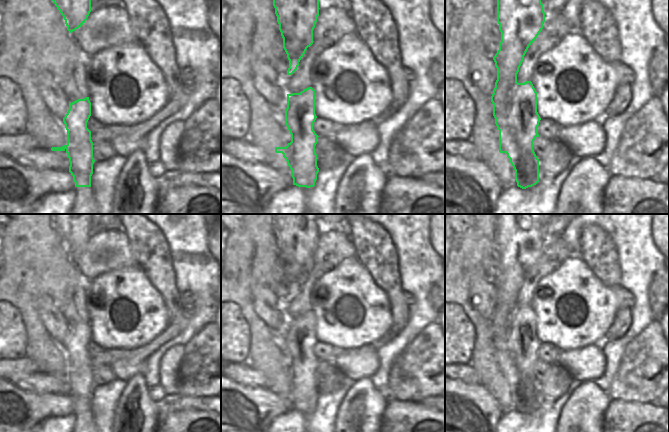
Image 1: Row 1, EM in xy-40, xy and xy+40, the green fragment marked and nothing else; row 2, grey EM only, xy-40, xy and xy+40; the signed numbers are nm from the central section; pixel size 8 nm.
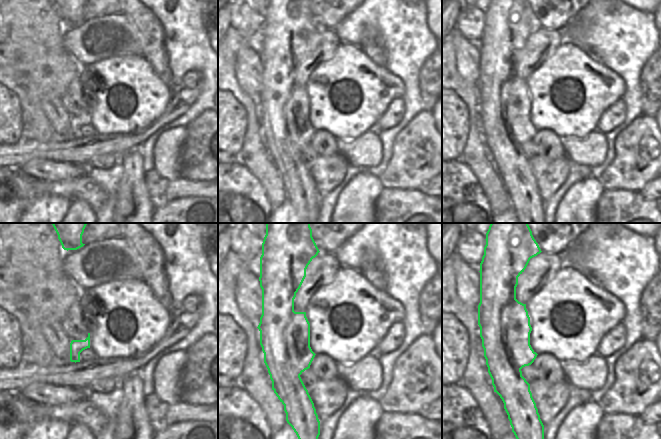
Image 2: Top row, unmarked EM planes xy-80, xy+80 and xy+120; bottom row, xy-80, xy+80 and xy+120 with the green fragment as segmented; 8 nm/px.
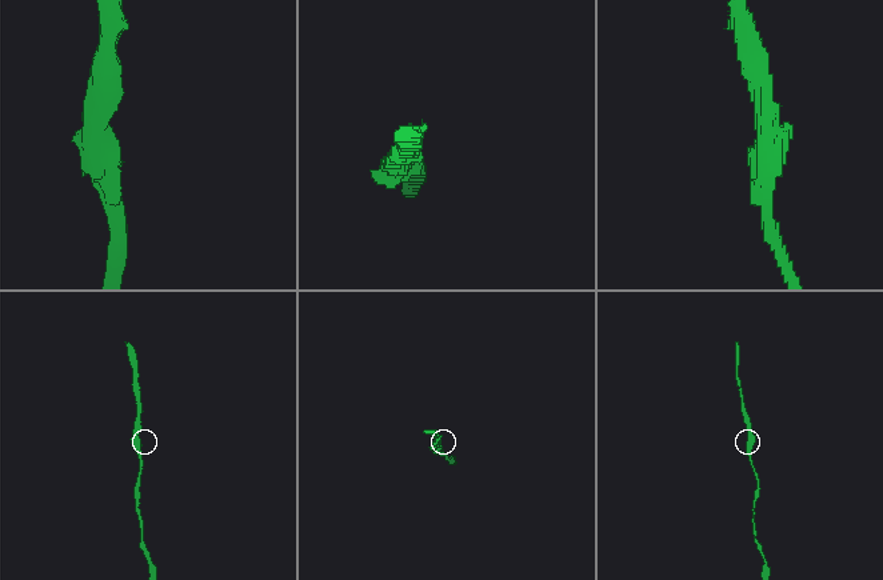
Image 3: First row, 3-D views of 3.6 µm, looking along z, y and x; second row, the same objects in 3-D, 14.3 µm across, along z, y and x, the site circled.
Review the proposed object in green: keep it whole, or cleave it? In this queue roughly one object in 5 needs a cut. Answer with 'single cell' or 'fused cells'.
single cell

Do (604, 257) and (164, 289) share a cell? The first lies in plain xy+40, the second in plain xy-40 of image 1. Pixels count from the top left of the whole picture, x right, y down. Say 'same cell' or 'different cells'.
same cell

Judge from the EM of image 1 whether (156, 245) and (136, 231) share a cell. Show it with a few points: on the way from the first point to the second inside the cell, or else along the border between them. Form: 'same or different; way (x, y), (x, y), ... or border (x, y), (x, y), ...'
same; way (151, 243), (141, 233)

